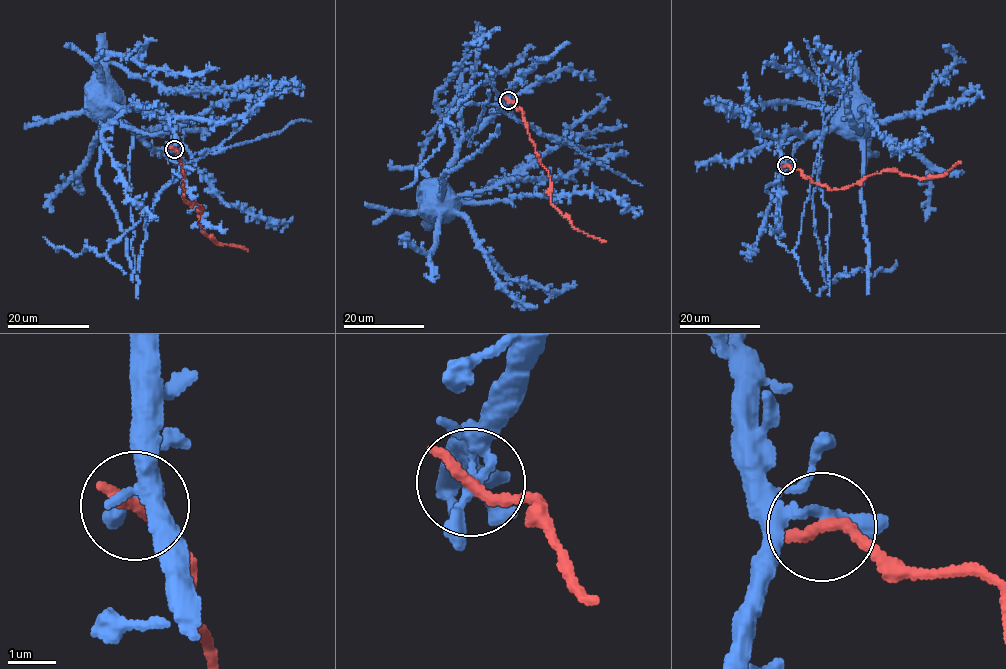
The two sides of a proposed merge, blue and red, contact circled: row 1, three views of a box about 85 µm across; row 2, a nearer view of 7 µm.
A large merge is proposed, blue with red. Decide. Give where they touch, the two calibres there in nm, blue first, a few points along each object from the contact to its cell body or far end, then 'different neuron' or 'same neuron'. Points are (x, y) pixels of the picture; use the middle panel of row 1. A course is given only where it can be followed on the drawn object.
at (508, 100); 200 nm thick on the blue side, 280 nm on the other; blue runs (508, 100), (506, 97), (495, 113), (462, 141), (458, 156), (442, 186), (425, 202), (424, 207), (433, 217); red runs (508, 100), (515, 108), (521, 109), (536, 156), (547, 170), (550, 200), (555, 208), (573, 227), (606, 241); different neuron

